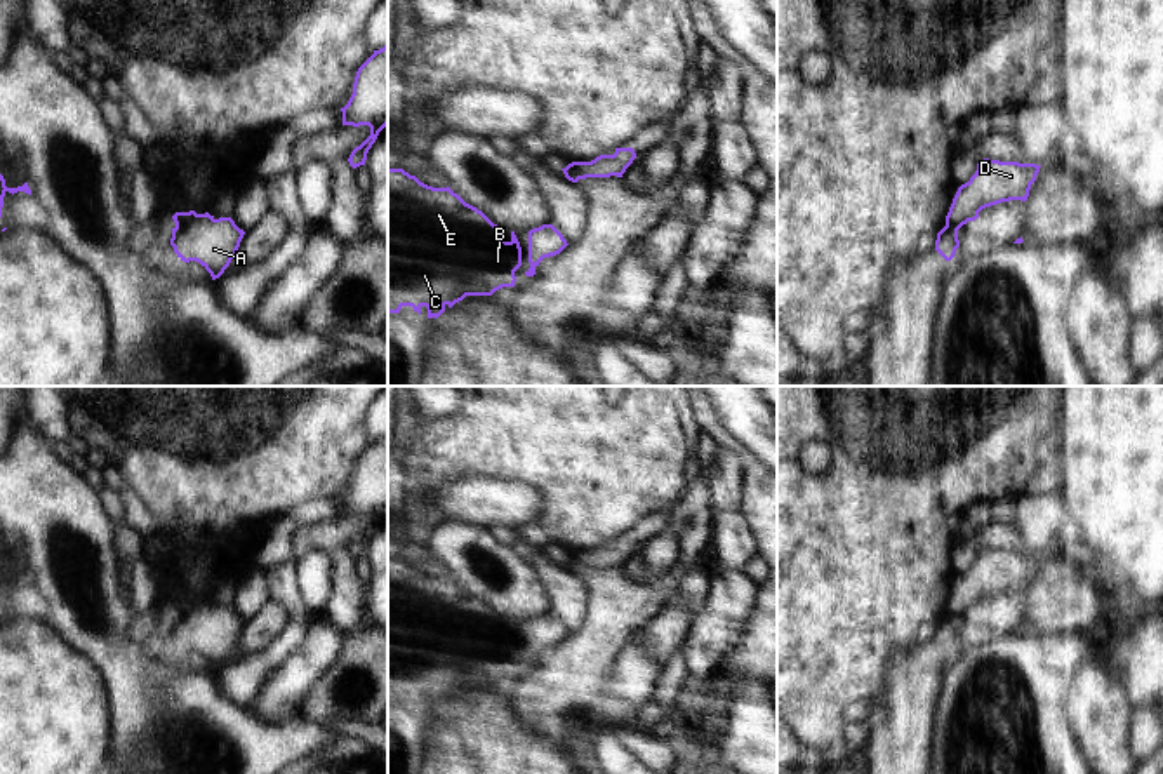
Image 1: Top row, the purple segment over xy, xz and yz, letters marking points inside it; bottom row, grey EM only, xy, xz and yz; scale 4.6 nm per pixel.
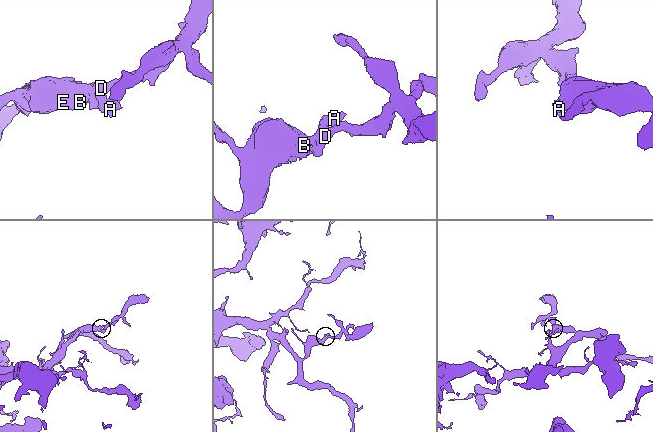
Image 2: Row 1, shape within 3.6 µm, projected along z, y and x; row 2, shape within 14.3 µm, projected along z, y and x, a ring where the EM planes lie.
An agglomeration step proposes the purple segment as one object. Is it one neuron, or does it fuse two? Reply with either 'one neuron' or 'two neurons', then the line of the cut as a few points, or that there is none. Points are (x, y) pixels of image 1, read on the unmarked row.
two neurons; cut xy (197, 604), (176, 616)

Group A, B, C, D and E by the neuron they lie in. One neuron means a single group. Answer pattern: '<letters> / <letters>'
A / B C D E

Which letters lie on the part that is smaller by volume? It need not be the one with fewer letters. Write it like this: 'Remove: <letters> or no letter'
Remove: A.

